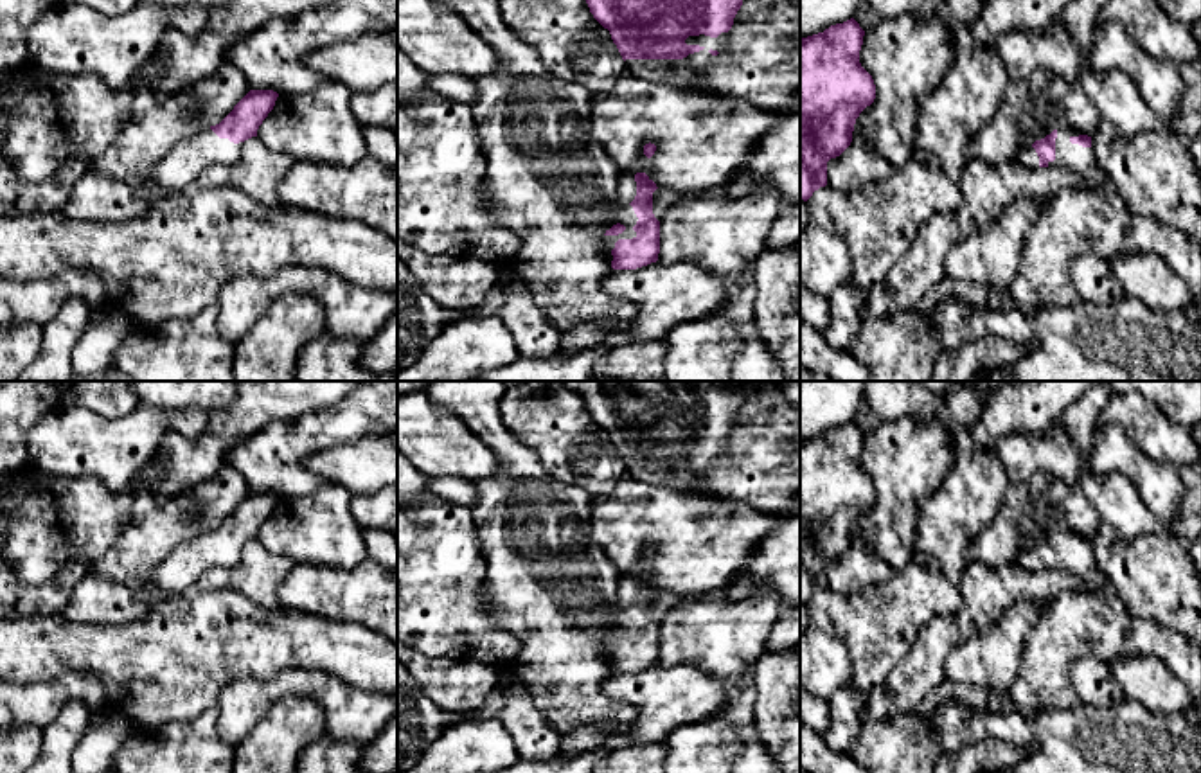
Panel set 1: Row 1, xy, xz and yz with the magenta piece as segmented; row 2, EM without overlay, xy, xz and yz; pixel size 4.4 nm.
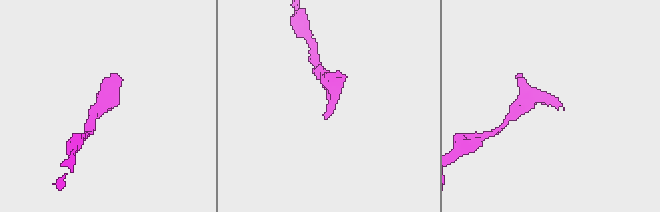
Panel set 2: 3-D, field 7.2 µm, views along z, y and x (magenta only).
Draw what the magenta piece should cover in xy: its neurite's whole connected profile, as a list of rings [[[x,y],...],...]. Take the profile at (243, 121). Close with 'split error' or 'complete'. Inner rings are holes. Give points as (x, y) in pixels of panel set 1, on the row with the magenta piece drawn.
[[[250,90],[219,124],[180,140],[153,167],[151,182],[144,189],[137,189],[137,196],[151,201],[158,191],[167,194],[192,191],[194,182],[209,165],[232,164],[239,156],[243,142],[257,137],[257,129],[273,110],[277,97],[279,93],[273,90]]]; split error

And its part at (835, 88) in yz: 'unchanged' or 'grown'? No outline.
unchanged

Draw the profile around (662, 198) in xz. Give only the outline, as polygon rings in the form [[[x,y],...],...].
[[[658,187],[653,192],[653,214],[660,221],[667,209],[680,198],[680,192],[667,189],[667,187]]]

